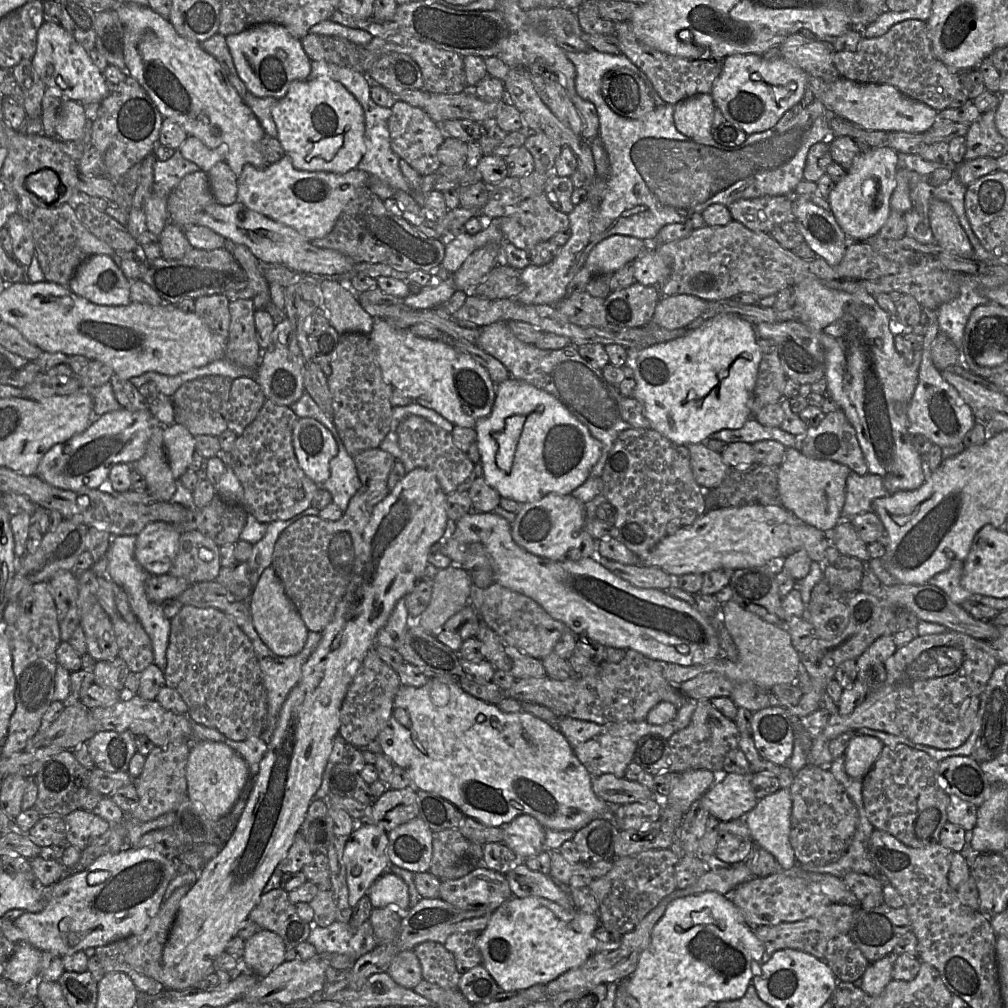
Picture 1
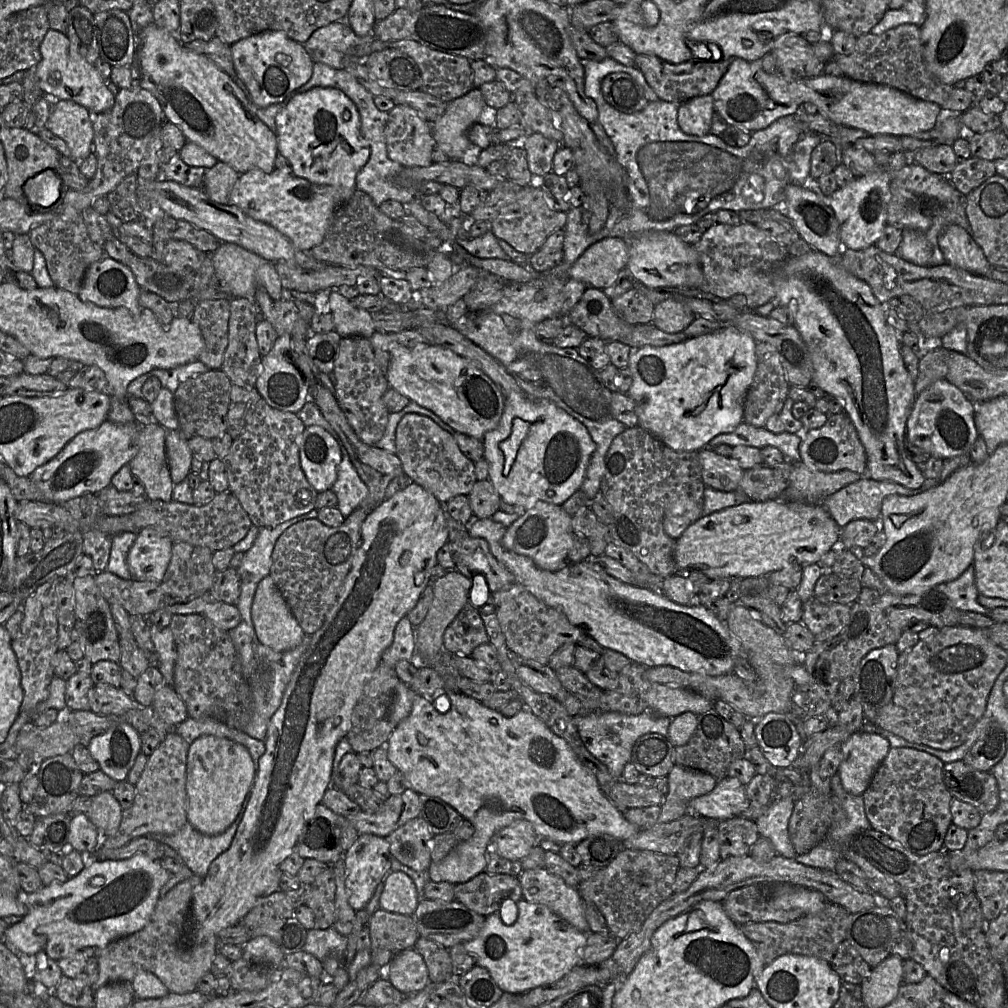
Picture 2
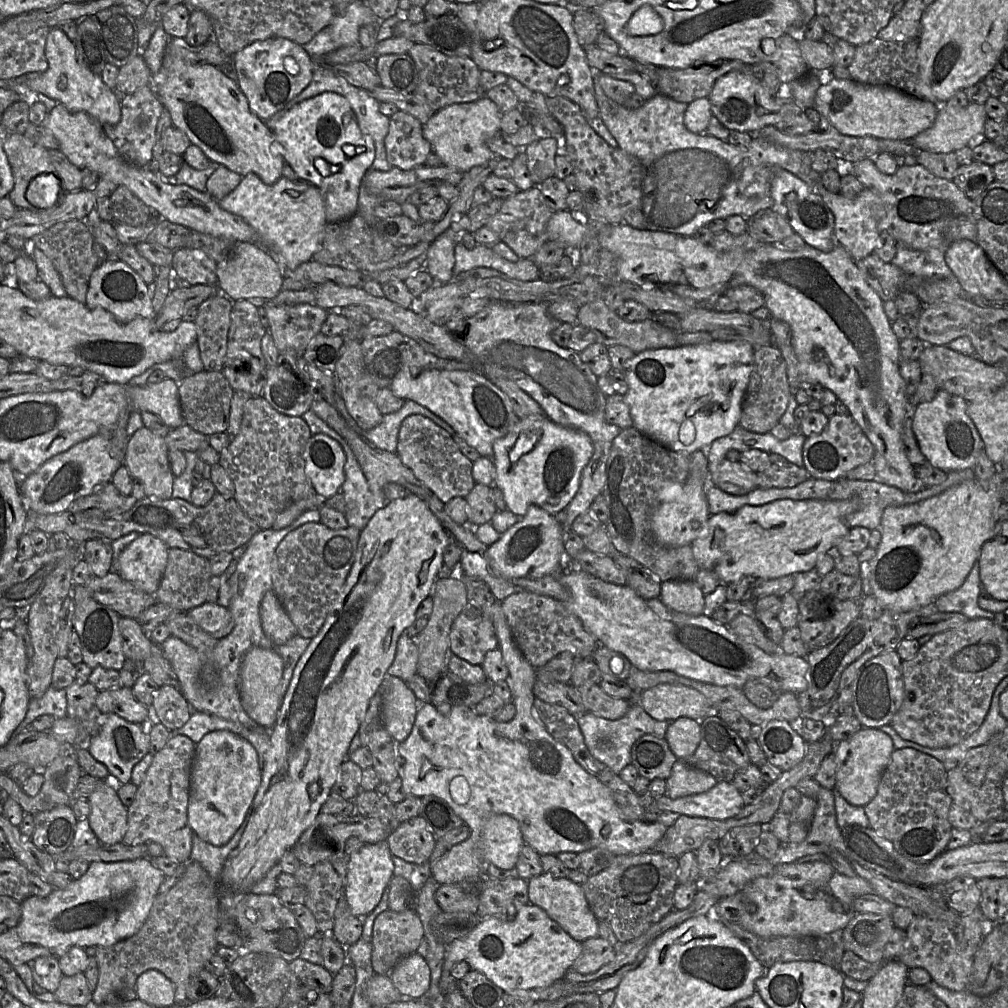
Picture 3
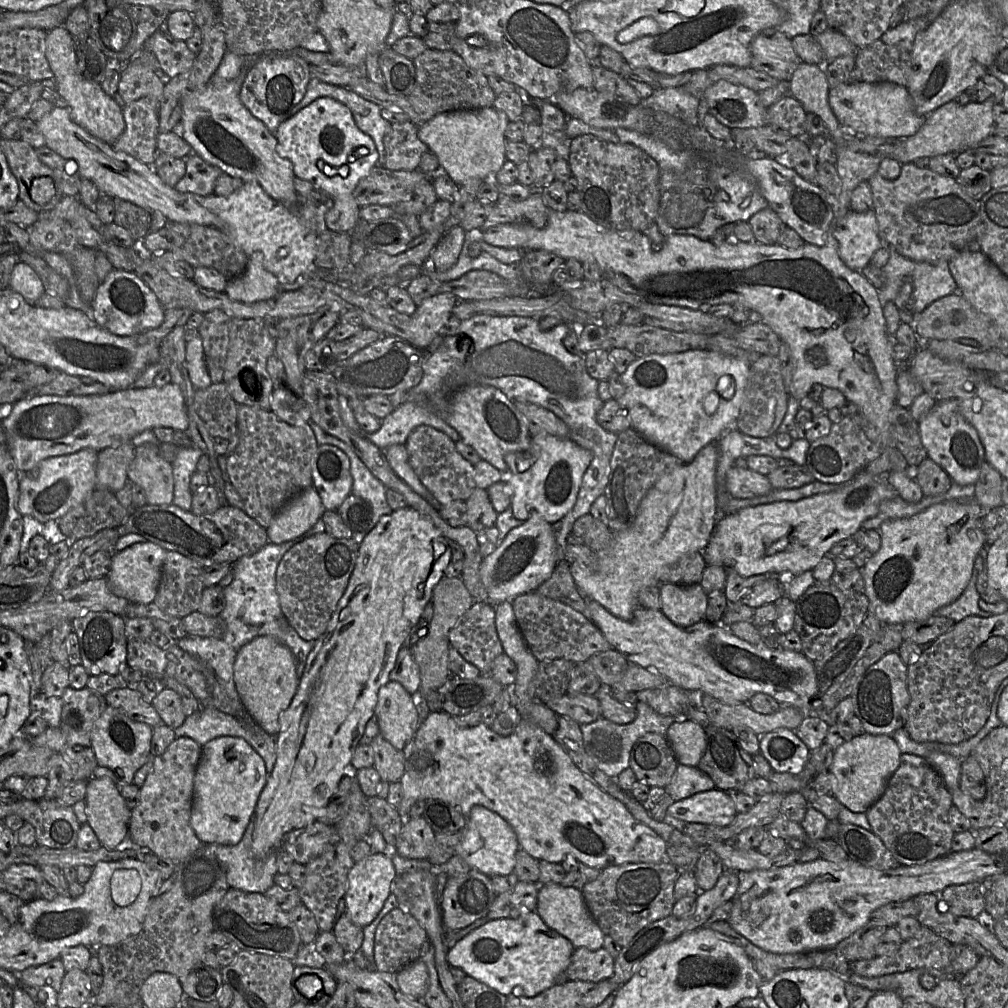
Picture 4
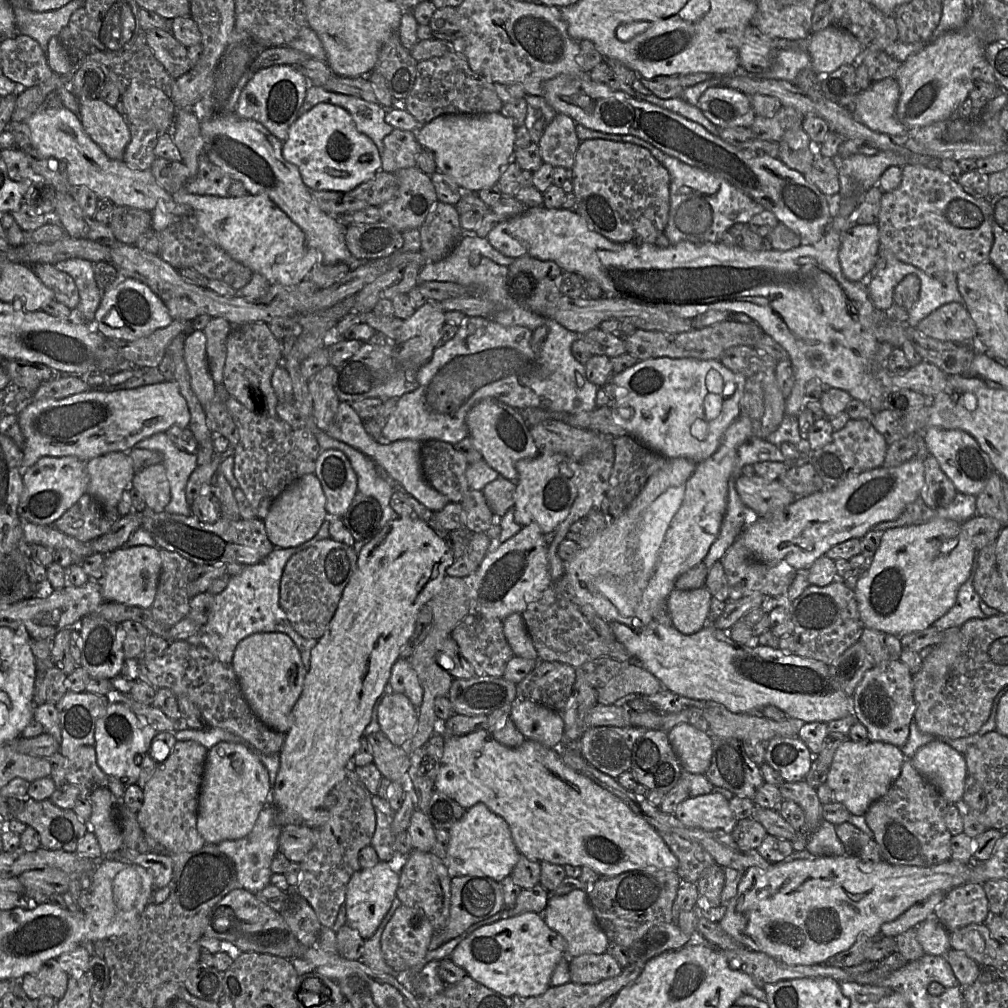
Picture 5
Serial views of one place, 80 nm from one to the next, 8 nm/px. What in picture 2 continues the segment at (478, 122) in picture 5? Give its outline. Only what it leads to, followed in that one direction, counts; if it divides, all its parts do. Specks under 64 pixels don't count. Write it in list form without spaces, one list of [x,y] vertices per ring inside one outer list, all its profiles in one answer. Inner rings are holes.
[[[478,88],[449,102],[443,115],[431,123],[437,147],[450,160],[461,161],[474,156],[478,150],[469,140],[468,130],[473,124],[481,122],[486,111],[488,105]]]

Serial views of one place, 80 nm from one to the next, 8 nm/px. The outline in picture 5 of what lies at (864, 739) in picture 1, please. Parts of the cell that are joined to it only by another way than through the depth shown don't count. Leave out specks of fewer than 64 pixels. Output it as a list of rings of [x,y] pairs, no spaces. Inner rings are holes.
[[[847,739],[833,757],[826,783],[834,792],[835,801],[842,803],[853,815],[865,815],[870,805],[884,796],[897,780],[905,759],[901,748],[895,745]]]

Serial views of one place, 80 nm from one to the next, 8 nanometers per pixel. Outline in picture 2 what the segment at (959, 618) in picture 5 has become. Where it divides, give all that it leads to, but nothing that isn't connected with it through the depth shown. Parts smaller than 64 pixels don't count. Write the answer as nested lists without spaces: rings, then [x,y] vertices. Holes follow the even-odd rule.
[[[971,564],[955,580],[938,584],[935,589],[947,596],[953,607],[961,611],[988,615],[988,608],[978,602],[978,589],[975,583],[975,570]]]

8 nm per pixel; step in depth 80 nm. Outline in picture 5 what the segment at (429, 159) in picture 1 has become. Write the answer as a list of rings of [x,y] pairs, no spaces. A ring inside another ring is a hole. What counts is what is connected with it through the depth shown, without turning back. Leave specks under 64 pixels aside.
[[[394,128],[384,137],[384,154],[381,170],[394,173],[416,166],[416,157],[423,148],[416,140],[416,131]]]

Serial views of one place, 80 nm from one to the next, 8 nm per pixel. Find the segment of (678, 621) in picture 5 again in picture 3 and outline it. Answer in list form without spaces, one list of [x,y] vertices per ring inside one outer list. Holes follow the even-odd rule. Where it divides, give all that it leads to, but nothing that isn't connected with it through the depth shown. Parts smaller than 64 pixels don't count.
[[[694,580],[661,582],[660,599],[670,610],[691,616],[703,614],[705,594]]]

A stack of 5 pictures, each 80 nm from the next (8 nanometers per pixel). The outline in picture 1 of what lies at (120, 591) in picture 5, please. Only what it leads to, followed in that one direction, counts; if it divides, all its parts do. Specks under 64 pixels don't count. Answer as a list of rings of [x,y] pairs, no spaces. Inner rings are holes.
[[[170,523],[147,524],[136,537],[135,559],[151,576],[168,573],[175,560],[181,534]]]

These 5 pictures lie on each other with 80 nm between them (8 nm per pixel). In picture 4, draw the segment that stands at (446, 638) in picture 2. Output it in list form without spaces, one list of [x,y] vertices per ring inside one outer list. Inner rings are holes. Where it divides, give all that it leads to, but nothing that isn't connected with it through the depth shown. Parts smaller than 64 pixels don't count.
[[[477,601],[457,620],[449,632],[449,644],[471,664],[475,665],[482,675],[489,674],[494,659],[504,653],[498,636],[495,622],[495,605],[488,601]]]

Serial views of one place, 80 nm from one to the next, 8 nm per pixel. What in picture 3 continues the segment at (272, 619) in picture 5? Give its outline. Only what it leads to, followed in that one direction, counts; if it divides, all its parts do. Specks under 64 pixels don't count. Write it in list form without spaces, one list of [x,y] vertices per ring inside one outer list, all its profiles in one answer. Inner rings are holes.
[[[319,509],[304,512],[291,525],[281,530],[260,529],[247,544],[247,550],[240,558],[236,572],[229,579],[232,598],[228,608],[234,618],[235,626],[230,634],[218,640],[211,652],[210,662],[205,654],[199,653],[174,635],[170,635],[161,645],[158,645],[177,676],[179,691],[193,711],[216,715],[247,728],[262,728],[244,710],[239,694],[241,662],[244,655],[254,647],[272,650],[282,658],[283,675],[280,682],[280,696],[284,697],[294,668],[311,639],[296,634],[283,645],[274,644],[262,629],[260,604],[265,593],[273,590],[272,560],[277,546],[289,532],[308,522],[320,522]]]

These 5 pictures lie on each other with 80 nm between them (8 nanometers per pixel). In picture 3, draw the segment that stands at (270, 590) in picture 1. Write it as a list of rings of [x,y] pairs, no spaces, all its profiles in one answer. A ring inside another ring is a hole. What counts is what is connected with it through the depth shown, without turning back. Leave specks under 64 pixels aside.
[[[273,590],[267,591],[261,600],[260,618],[265,635],[276,645],[283,645],[298,634]]]

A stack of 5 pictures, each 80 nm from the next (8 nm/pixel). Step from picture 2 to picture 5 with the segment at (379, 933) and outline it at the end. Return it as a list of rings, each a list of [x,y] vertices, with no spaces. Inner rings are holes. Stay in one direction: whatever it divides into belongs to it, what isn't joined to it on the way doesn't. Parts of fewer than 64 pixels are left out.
[[[400,906],[381,935],[384,960],[395,972],[417,965],[426,957],[434,933],[421,909]]]

